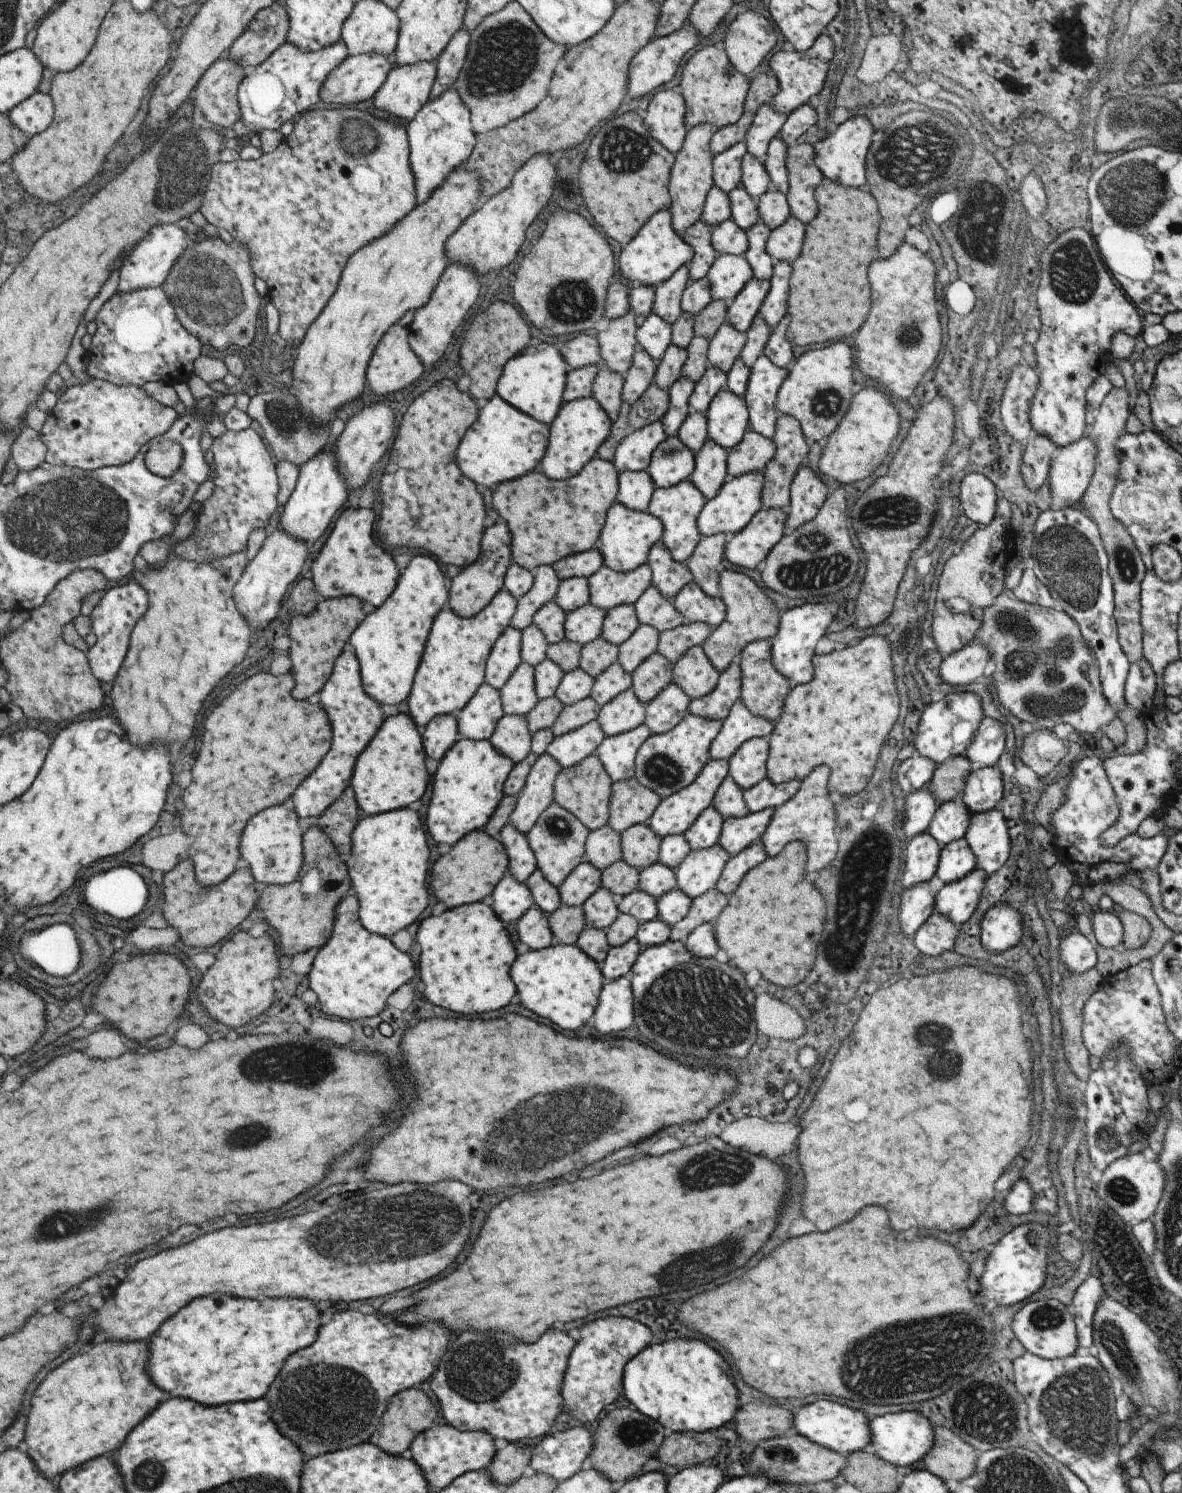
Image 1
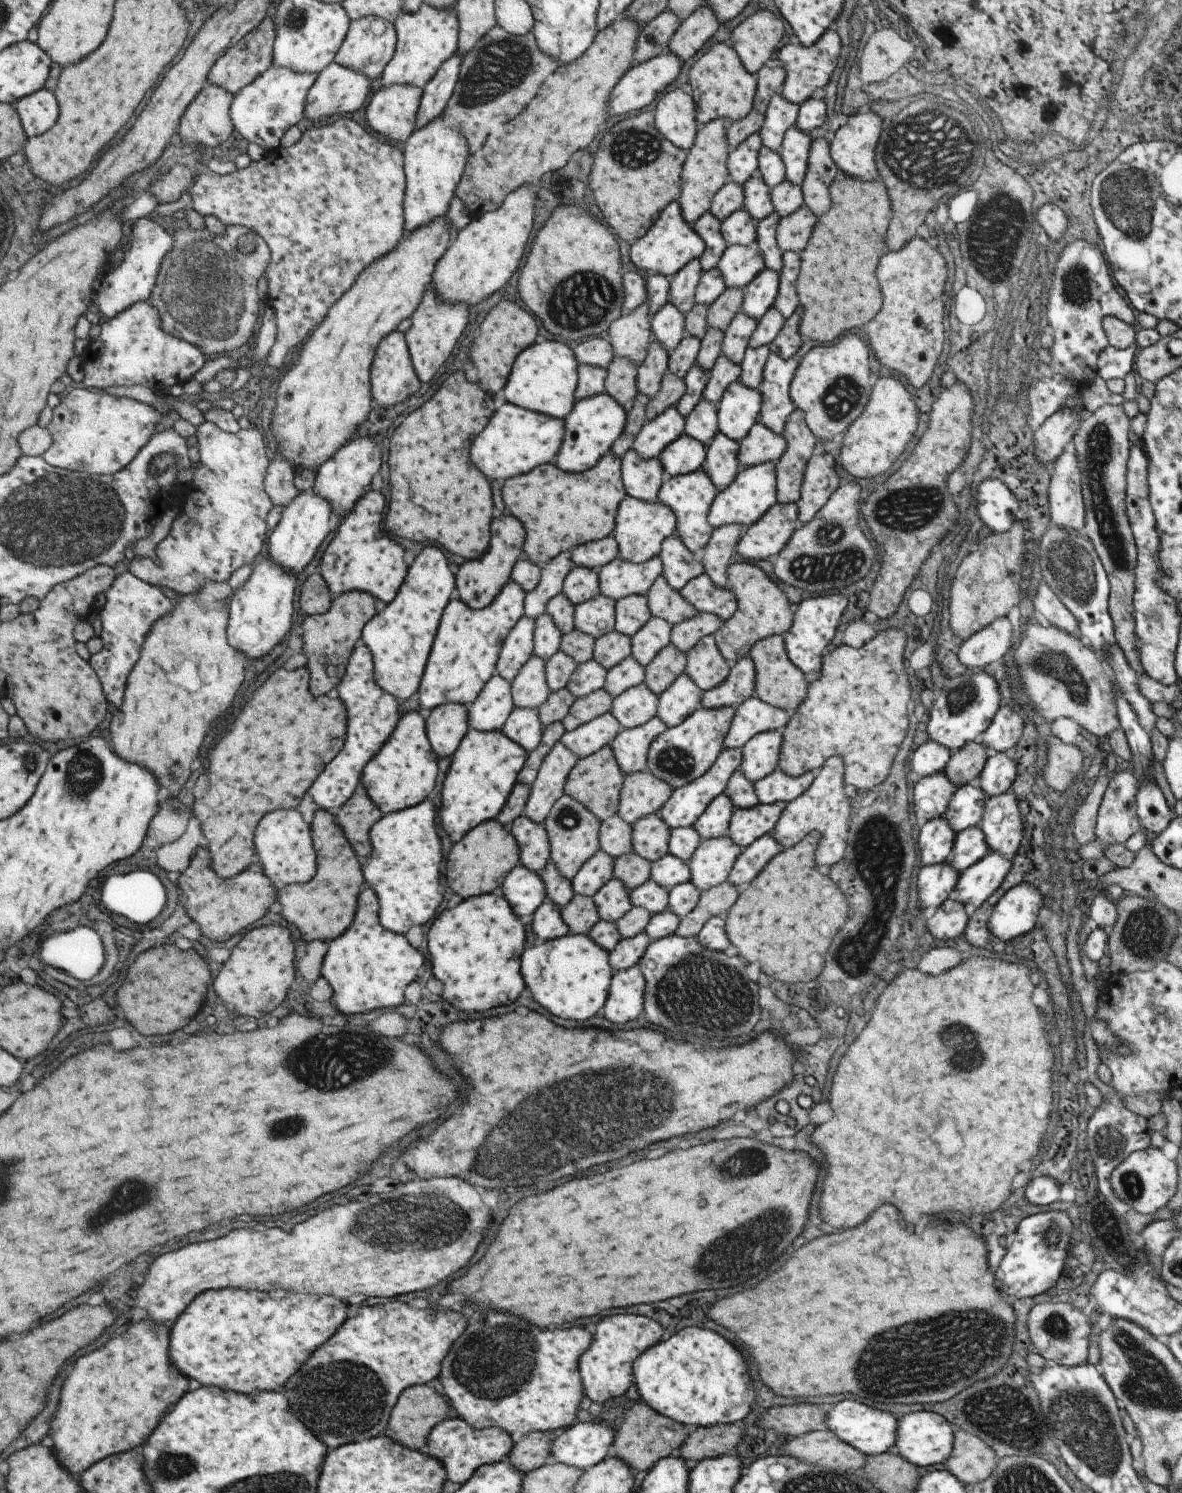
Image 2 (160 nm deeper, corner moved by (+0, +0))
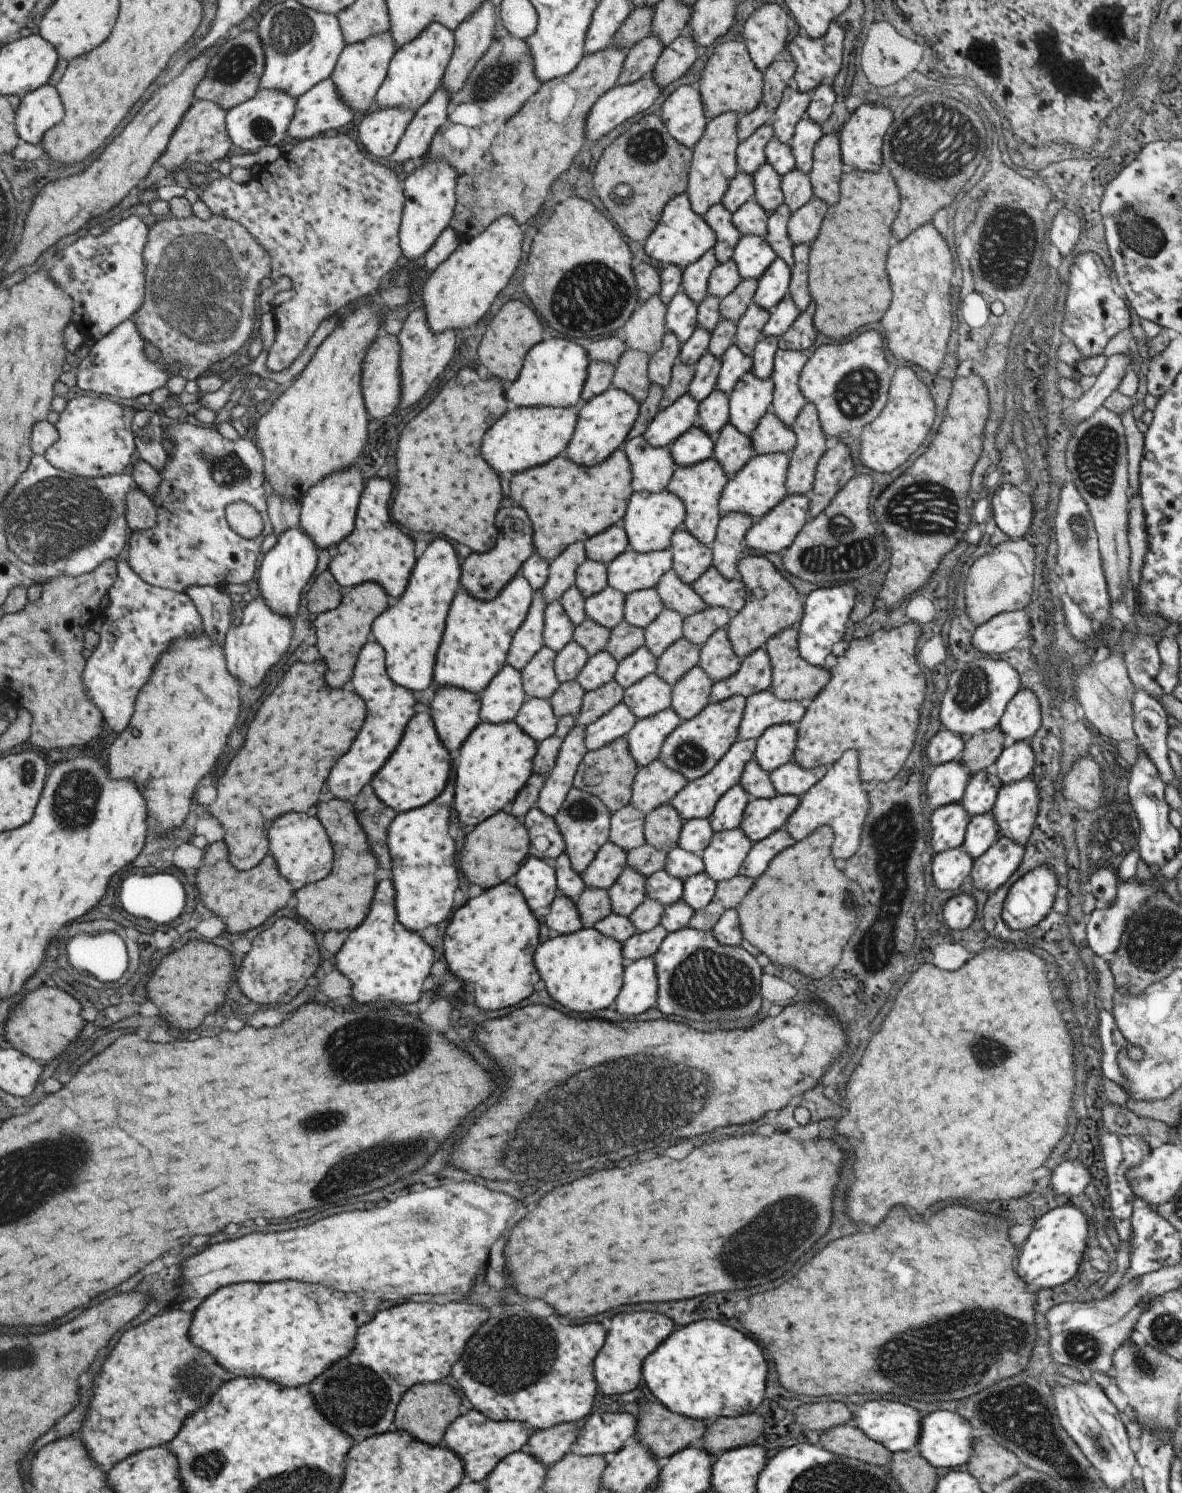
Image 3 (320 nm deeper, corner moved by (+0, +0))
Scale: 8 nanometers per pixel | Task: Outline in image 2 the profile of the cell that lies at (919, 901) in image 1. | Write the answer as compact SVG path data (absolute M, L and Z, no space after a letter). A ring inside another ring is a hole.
M949 863L923 865L917 877L917 890L915 900L921 908L929 910L937 908L947 899L947 894L954 888L958 881L958 872Z

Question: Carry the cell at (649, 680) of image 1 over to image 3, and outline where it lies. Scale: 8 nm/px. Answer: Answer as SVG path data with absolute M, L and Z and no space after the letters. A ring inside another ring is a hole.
M685 637L670 644L657 658L655 673L669 686L677 682L691 667L698 664L701 646Z

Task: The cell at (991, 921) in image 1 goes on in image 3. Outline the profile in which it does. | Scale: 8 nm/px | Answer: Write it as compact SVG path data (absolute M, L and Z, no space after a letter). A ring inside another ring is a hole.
M1041 865L1010 884L1009 890L1002 902L1002 921L1013 930L1025 930L1037 924L1046 915L1051 913L1052 904L1057 902L1058 884L1056 872L1048 866Z

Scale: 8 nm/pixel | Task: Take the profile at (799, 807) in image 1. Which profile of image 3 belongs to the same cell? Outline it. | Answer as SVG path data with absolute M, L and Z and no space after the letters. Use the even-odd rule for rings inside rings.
M847 750L841 758L838 758L825 771L823 778L810 786L799 796L797 808L788 816L785 822L785 830L796 841L809 836L818 826L831 827L834 834L830 853L836 858L848 859L858 849L862 826L868 813L868 794L861 788L858 777L858 756L855 750Z

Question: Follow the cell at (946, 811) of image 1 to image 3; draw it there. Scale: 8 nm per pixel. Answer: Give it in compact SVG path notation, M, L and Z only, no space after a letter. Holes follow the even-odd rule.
M992 768L981 769L970 776L959 804L968 812L970 818L990 811L1001 785L1002 782Z

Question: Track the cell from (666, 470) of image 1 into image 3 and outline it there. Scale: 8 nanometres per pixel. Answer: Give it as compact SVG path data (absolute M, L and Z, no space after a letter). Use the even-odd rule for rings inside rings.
M697 424L691 425L680 437L669 444L676 466L682 467L701 462L712 456L713 437Z

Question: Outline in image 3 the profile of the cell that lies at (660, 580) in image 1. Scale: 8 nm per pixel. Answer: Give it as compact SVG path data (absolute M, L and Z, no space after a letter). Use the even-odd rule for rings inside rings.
M683 526L673 531L669 550L672 554L671 569L686 585L696 581L712 565L710 547L697 541Z

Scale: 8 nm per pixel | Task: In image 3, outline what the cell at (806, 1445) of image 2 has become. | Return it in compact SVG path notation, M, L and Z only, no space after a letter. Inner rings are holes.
M852 1422L820 1432L818 1444L838 1457L849 1457L877 1466L889 1464L891 1452L879 1442L872 1441Z

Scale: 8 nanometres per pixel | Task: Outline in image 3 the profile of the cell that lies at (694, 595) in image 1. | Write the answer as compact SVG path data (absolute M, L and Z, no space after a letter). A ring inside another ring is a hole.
M713 565L690 585L707 607L726 608L734 614L744 605L746 590L739 576L736 579L723 578Z

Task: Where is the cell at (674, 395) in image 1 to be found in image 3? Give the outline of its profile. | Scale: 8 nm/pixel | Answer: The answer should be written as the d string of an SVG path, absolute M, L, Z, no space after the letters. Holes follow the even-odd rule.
M705 352L693 365L694 373L690 380L687 393L698 403L715 388L721 363L720 357Z

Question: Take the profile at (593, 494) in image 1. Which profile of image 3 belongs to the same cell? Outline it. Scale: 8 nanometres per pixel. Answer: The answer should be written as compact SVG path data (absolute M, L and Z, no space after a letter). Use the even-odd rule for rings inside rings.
M621 448L614 450L603 462L593 466L575 466L573 462L567 460L567 457L559 458L557 455L545 464L515 474L509 480L509 490L511 490L509 494L515 500L515 504L527 512L533 524L532 547L535 553L550 562L561 554L566 546L575 541L583 543L594 534L621 522L633 491L630 485L631 479L630 462Z

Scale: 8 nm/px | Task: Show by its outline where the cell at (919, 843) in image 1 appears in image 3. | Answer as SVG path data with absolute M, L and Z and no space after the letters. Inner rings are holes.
M959 803L938 806L930 817L931 851L941 851L961 846L970 816Z

